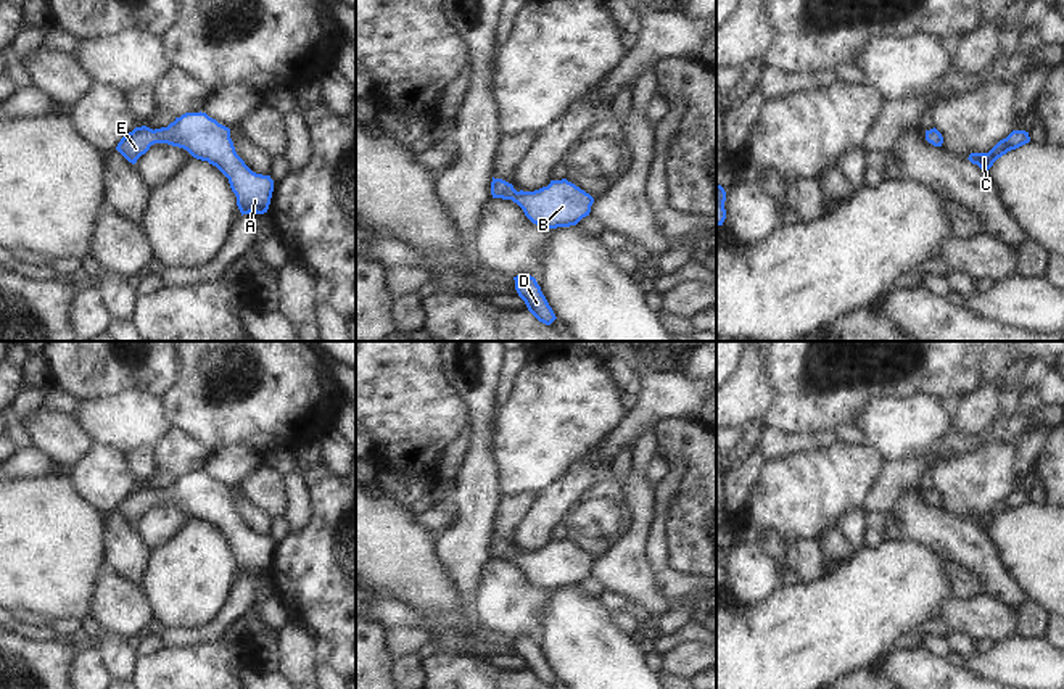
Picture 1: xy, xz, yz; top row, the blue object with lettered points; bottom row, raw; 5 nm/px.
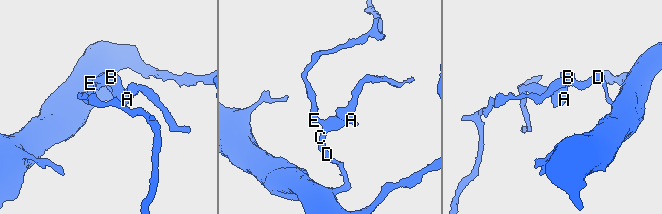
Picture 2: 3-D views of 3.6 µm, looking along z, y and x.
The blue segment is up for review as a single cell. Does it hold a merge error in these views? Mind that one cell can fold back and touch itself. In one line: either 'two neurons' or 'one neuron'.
one neuron

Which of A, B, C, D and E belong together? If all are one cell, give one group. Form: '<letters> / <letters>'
A B C D E

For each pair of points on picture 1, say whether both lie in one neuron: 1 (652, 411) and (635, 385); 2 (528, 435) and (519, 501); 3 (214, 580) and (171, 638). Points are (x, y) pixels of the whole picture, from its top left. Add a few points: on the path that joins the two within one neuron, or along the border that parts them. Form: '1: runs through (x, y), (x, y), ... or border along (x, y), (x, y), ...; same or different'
1: border along (636, 372), (641, 382), (638, 395); different
2: border along (535, 491), (517, 491), (503, 496); different
3: border along (214, 615), (200, 627), (164, 628); different

